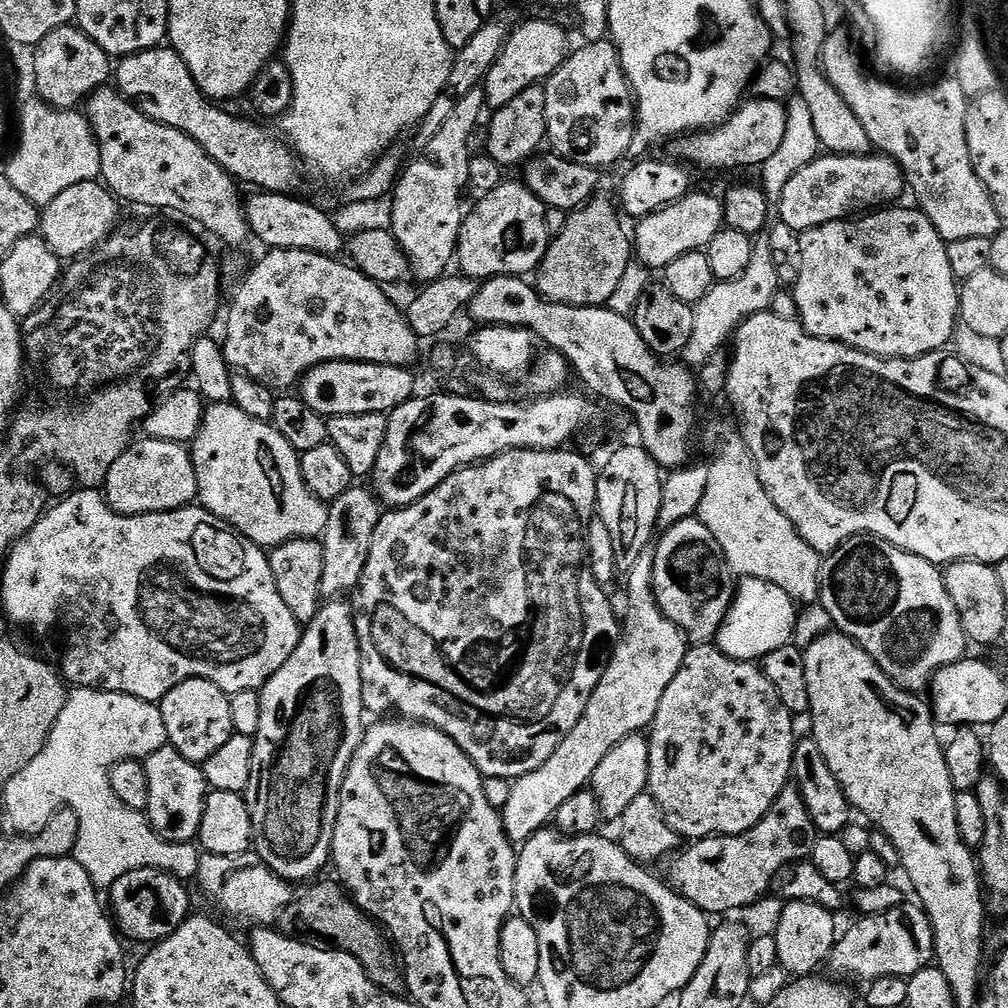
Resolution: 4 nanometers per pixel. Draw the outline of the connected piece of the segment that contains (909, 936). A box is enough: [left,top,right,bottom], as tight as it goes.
[826,902,934,982]

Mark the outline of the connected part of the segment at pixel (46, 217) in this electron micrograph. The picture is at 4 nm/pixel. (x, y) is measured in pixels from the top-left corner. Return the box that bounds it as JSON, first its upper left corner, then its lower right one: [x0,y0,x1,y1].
[38,180,121,262]

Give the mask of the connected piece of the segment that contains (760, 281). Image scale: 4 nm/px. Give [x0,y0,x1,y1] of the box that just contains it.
[682,238,780,370]

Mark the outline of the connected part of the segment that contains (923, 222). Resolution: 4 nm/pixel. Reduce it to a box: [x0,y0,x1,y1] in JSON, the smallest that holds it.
[792,206,960,360]

